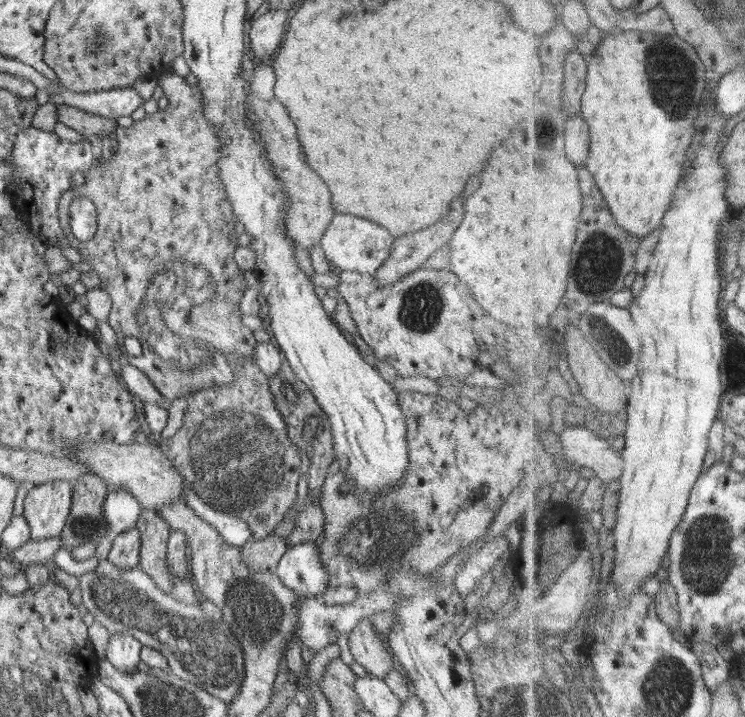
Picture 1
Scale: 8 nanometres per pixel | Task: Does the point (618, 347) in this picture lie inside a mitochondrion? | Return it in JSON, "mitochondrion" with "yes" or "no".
{"mitochondrion":"yes"}

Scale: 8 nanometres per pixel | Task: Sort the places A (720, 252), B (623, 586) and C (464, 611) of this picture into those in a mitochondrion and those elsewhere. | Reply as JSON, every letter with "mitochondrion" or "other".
{"A":"other","B":"other","C":"other"}

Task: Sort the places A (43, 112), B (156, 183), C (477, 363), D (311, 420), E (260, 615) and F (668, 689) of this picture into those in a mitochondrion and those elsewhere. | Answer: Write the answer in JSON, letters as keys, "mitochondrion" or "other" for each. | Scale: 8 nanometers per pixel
{"A":"other","B":"other","C":"other","D":"mitochondrion","E":"mitochondrion","F":"mitochondrion"}

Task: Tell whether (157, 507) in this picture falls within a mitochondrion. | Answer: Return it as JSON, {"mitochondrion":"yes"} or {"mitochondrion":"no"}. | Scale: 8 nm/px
{"mitochondrion":"no"}

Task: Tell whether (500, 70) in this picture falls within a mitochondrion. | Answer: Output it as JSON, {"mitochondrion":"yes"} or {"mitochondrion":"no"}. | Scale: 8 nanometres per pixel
{"mitochondrion":"no"}

